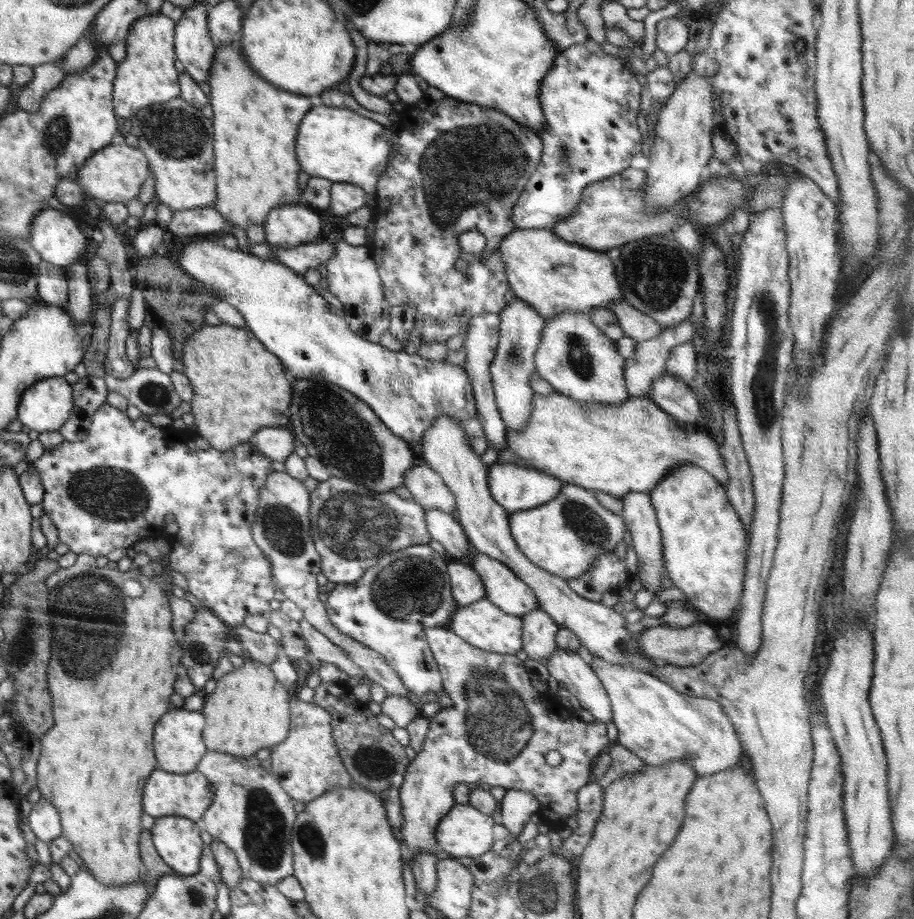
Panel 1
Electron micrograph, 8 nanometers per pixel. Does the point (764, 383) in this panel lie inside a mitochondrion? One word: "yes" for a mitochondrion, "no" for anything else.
yes

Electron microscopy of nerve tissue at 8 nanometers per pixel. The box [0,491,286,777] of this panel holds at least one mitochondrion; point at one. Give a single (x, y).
(88, 612)

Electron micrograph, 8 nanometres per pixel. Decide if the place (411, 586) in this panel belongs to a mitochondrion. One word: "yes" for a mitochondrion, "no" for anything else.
yes

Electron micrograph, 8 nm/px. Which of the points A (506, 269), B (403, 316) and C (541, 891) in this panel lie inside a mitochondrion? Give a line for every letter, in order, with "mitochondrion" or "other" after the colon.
A: other
B: other
C: mitochondrion

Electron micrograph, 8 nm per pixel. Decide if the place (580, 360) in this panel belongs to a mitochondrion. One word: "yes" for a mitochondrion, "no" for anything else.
yes

